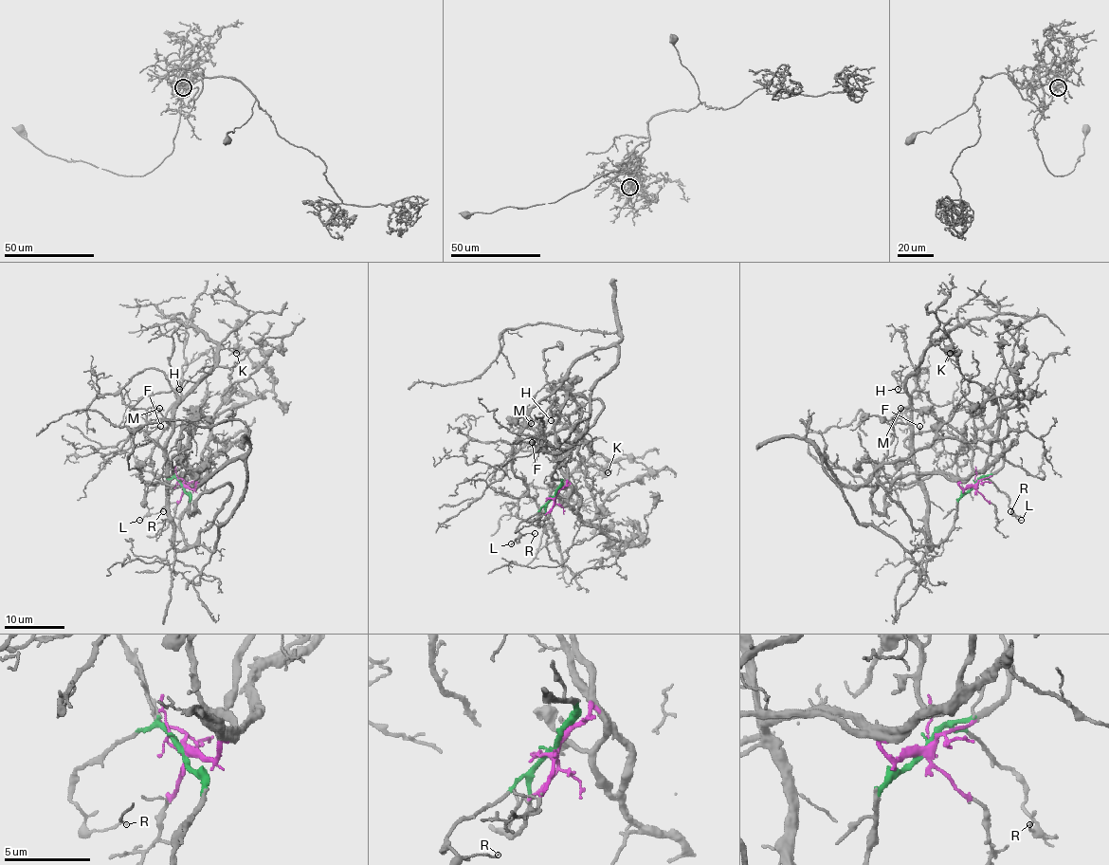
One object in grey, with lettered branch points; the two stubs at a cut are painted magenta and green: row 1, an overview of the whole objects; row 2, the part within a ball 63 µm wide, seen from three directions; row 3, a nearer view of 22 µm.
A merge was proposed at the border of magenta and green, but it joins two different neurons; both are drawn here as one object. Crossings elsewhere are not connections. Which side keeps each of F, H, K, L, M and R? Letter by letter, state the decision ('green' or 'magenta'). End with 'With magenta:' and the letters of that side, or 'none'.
F: magenta
H: magenta
K: magenta
L: green
M: magenta
R: green
With magenta: F, H, K, M

